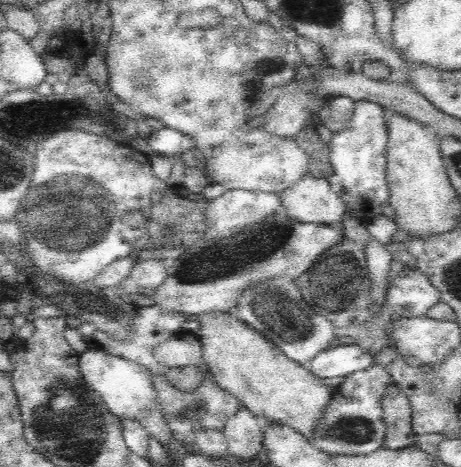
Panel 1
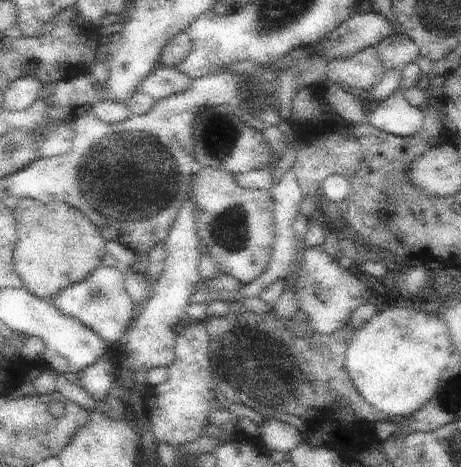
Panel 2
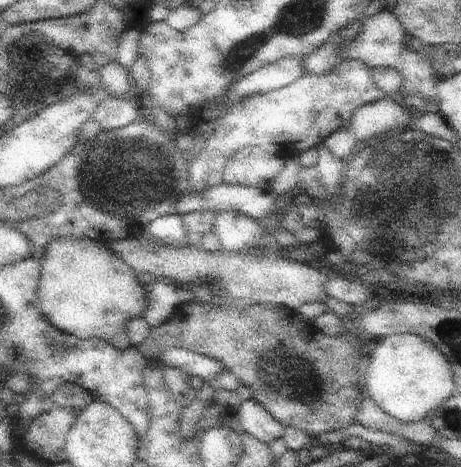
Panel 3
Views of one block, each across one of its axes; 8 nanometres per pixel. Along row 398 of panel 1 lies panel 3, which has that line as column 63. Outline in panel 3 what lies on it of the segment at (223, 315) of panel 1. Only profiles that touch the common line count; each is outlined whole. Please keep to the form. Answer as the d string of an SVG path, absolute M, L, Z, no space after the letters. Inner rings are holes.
M59 238L47 246L45 258L41 260L41 282L39 282L39 302L41 312L61 330L81 340L105 340L115 350L125 352L131 348L127 336L127 322L129 318L143 318L149 302L149 286L143 286L135 272L115 254L111 252L105 242L91 240L91 238Z

